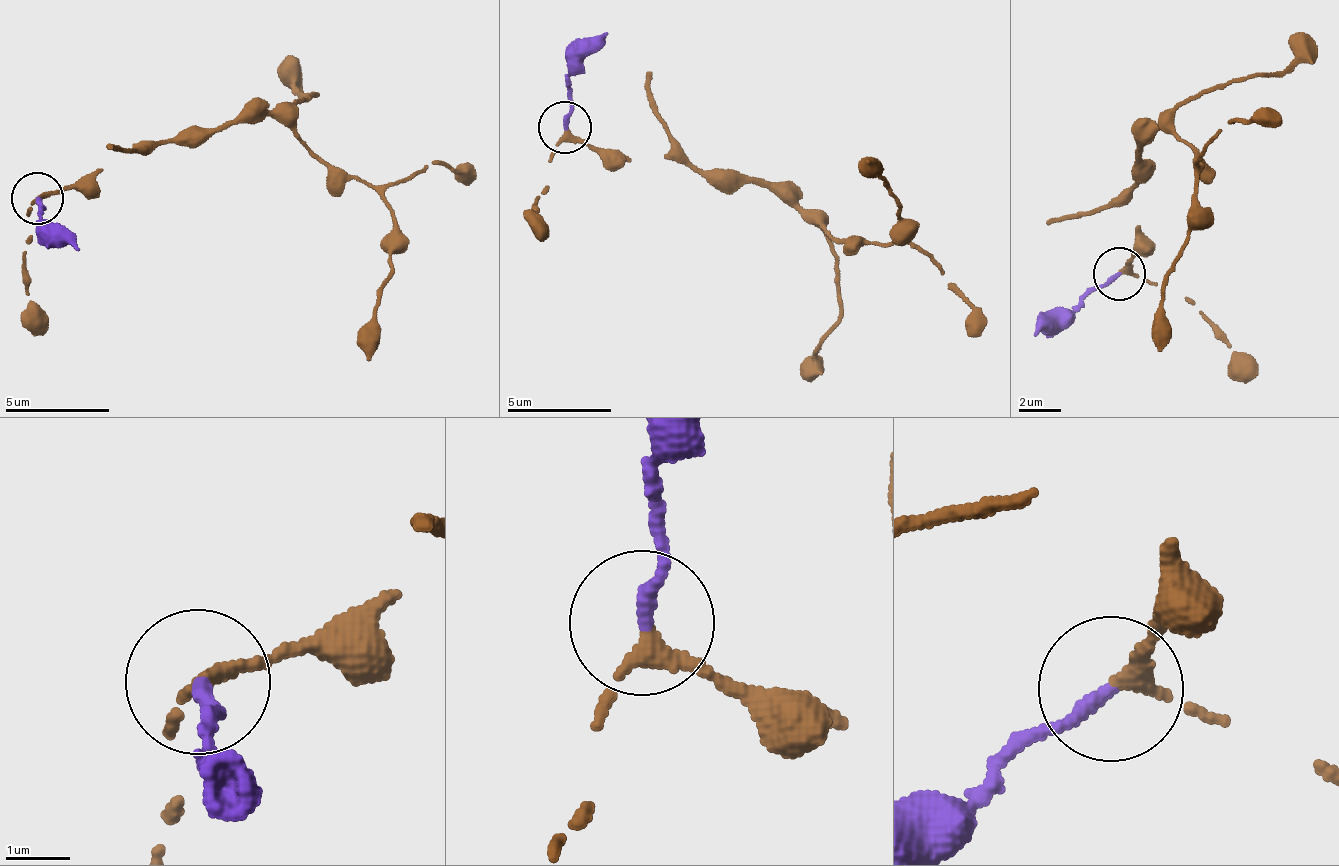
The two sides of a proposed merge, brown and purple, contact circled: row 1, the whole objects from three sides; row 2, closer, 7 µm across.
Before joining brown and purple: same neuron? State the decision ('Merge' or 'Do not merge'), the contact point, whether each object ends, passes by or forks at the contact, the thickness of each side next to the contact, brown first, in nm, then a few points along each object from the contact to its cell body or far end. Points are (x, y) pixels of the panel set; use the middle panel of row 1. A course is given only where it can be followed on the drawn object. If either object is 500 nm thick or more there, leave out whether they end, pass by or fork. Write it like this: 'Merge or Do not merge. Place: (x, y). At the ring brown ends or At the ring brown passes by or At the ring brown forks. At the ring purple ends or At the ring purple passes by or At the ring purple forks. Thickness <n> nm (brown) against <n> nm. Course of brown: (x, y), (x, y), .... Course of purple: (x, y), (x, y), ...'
Merge. Place: (564, 127). At the ring brown passes by. At the ring purple ends. Thickness 200 nm (brown) against 220 nm. Course of brown: (563, 128), (630, 160), (731, 169), (780, 187), (845, 241), (884, 245), (906, 232), (878, 169), (866, 160). Course of purple: (563, 128), (570, 80), (606, 34)

